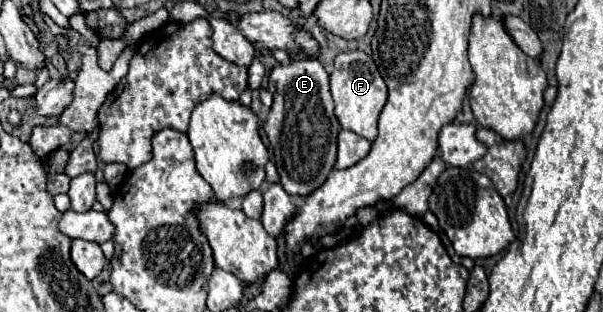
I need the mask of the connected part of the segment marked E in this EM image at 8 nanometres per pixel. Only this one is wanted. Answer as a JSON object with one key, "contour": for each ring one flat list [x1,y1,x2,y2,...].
{"contour":[[292,58,286,64,276,64,268,76,268,92,276,98,264,122,264,132,274,148,274,162,280,174,280,184,292,196,304,196,324,184,336,162,336,136,340,124,334,116,334,100,330,96,330,76,322,62,310,58]]}

